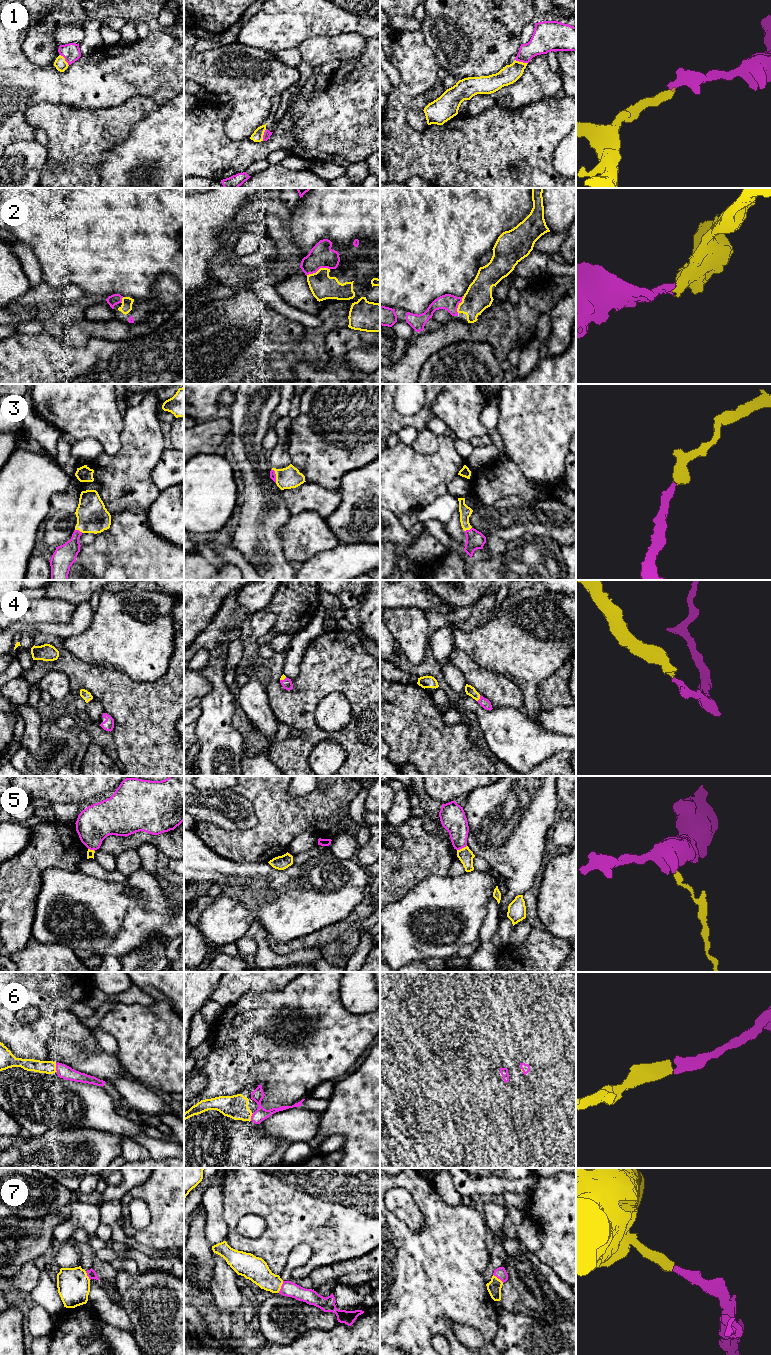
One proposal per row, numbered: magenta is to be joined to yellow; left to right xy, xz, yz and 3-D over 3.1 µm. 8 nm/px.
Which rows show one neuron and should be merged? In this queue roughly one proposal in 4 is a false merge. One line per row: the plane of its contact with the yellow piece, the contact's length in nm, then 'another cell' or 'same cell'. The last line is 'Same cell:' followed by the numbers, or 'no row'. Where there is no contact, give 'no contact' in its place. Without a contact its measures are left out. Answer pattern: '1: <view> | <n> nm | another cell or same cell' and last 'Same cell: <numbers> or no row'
1: yz | 110 nm | same cell
2: xz | 200 nm | same cell
3: yz | 70 nm | same cell
4: yz | 60 nm | same cell
5: yz | 90 nm | another cell
6: xy | 70 nm | same cell
7: xz | 100 nm | same cell
Same cell: 1, 2, 3, 4, 6, 7

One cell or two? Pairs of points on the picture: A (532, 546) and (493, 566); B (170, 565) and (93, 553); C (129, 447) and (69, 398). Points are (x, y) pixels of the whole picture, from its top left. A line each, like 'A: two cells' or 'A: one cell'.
A: one cell
B: one cell
C: two cells

